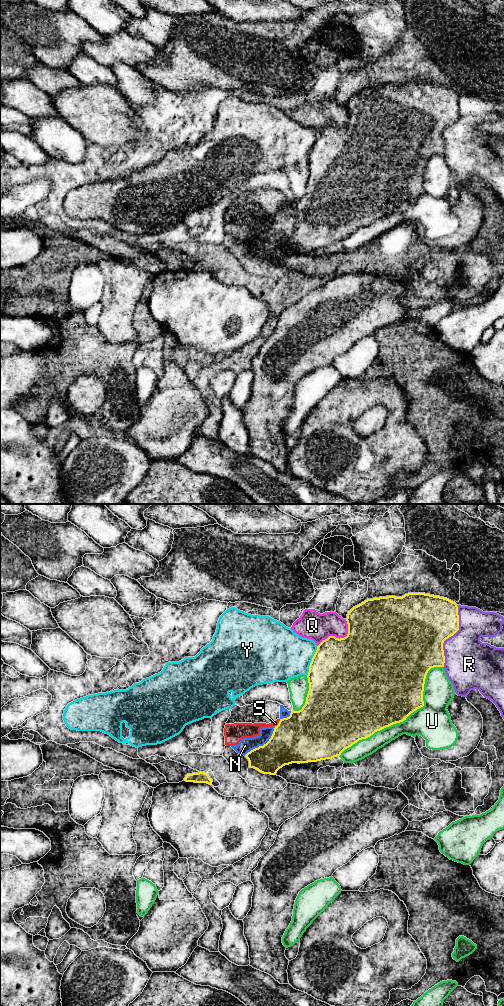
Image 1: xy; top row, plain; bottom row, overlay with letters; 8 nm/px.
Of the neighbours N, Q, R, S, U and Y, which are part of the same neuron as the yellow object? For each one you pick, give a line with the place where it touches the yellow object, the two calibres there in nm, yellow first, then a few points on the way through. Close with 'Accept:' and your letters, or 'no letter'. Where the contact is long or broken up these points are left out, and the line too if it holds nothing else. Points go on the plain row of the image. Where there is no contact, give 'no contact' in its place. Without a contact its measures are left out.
Accept: no letter

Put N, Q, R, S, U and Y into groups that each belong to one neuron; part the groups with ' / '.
N S / Q / R / U / Y

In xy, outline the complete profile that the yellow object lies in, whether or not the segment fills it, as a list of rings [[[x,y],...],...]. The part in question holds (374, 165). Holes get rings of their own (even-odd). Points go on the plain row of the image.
[[[408,81],[402,85],[386,84],[367,87],[348,99],[346,109],[348,112],[348,122],[346,125],[339,127],[335,124],[329,124],[317,134],[317,138],[312,146],[307,163],[309,179],[305,193],[299,199],[291,198],[289,205],[280,207],[278,213],[275,214],[269,229],[263,234],[259,234],[245,243],[249,249],[250,256],[254,256],[263,262],[276,263],[277,259],[285,253],[332,247],[340,244],[345,237],[351,235],[359,228],[366,227],[375,220],[393,212],[403,210],[411,201],[424,194],[423,179],[426,163],[431,156],[444,155],[445,144],[443,131],[459,118],[457,92],[447,86],[425,81]]]

